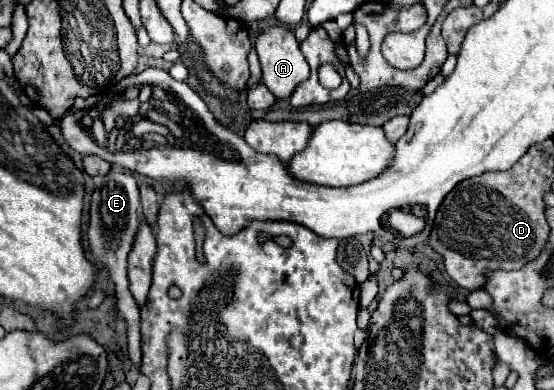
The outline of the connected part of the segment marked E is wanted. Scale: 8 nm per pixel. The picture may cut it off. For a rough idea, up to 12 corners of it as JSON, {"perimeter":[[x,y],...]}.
{"perimeter":[[113,169],[95,185],[87,241],[115,283],[131,363],[141,369],[141,309],[127,257],[139,231],[139,187]]}

